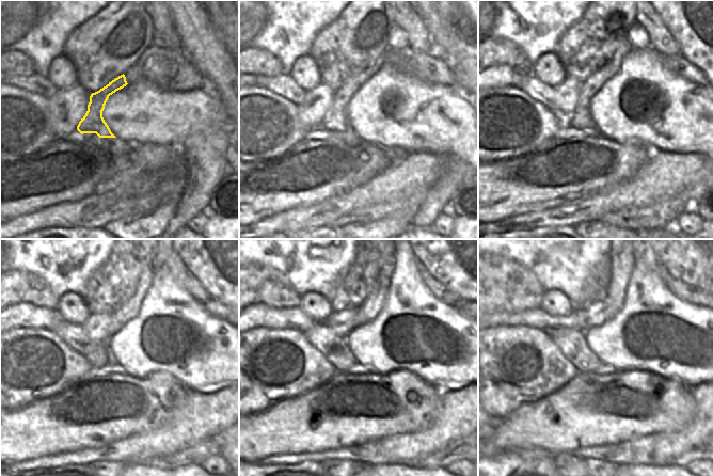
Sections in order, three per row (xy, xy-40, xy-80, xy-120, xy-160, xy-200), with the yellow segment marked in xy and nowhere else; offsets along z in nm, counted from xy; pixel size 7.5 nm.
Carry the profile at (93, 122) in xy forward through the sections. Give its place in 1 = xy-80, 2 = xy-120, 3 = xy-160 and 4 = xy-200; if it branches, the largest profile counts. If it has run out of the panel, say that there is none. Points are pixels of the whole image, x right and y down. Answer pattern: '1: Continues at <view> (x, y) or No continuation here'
1: Continues at xy-80 (581, 118)
2: Continues at xy-120 (129, 310)
3: Continues at xy-160 (369, 310)
4: Continues at xy-200 (621, 260).

